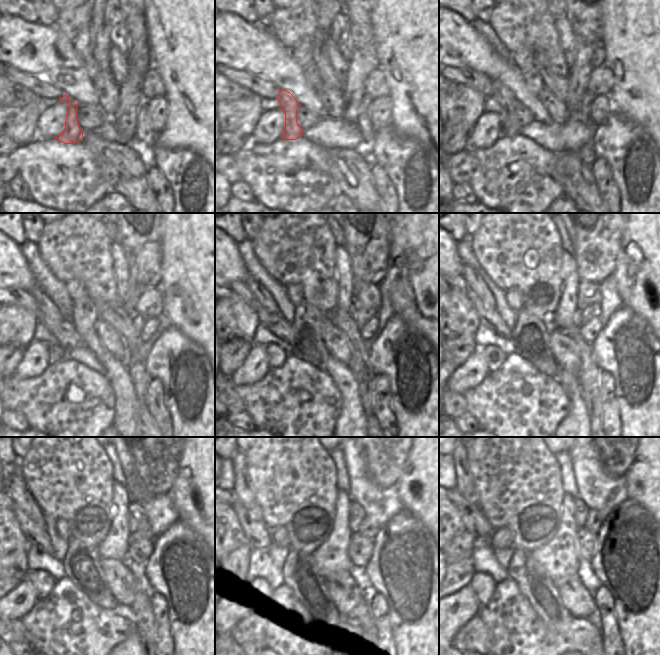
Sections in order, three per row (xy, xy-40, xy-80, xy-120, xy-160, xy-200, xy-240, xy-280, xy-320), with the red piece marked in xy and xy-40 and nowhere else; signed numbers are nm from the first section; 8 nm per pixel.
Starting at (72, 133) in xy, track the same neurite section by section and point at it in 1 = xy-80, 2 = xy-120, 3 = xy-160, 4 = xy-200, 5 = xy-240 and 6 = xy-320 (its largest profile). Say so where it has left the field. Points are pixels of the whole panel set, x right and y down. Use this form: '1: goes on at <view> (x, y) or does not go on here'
1: goes on at xy-80 (501, 93)
2: goes on at xy-120 (47, 308)
3: goes on at xy-160 (260, 294)
4: goes on at xy-200 (474, 281)
5: goes on at xy-240 (17, 488)
6: goes on at xy-320 (465, 487)

